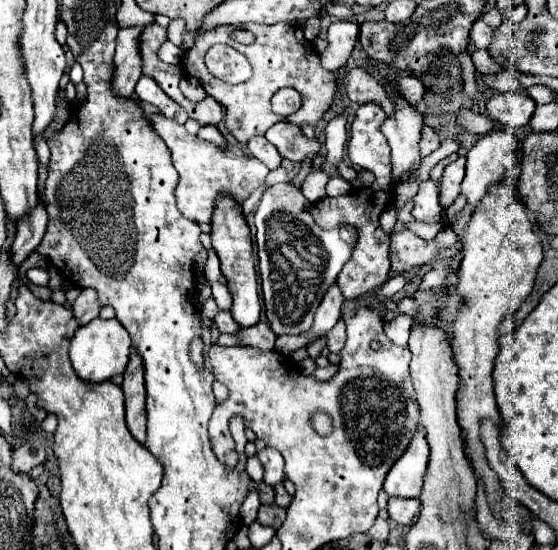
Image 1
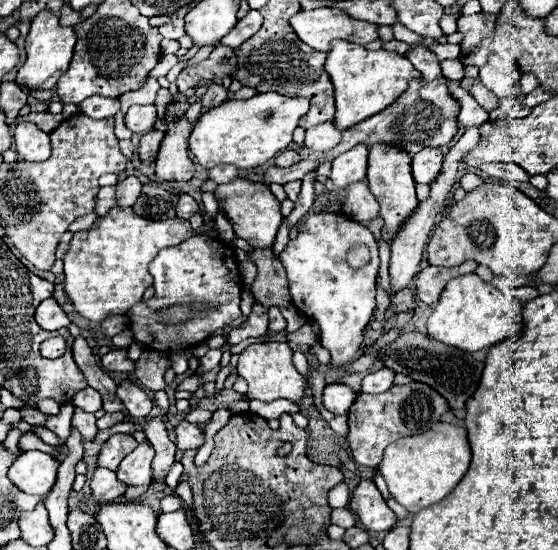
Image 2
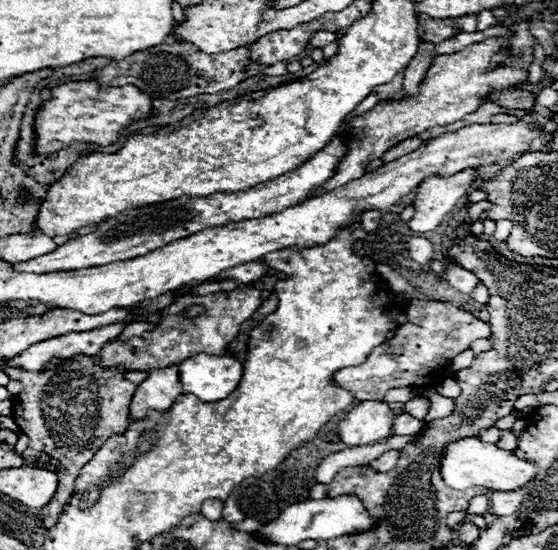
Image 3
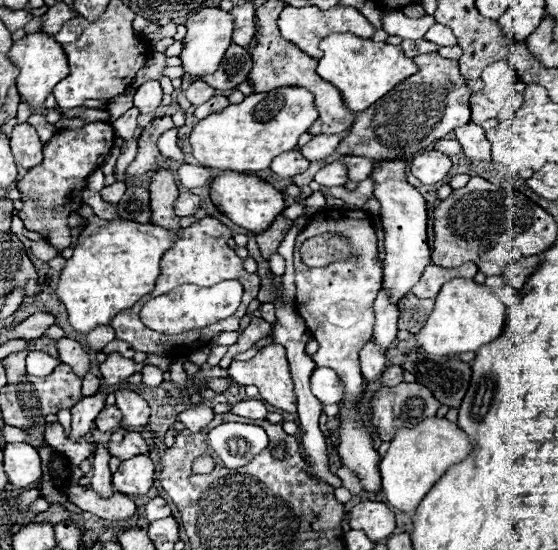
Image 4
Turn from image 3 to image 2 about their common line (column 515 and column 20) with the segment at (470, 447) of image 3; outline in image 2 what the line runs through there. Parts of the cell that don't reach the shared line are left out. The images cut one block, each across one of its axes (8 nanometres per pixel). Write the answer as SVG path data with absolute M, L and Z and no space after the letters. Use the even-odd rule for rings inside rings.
M40 450L22 452L8 468L8 478L26 494L46 496L56 482L60 462Z

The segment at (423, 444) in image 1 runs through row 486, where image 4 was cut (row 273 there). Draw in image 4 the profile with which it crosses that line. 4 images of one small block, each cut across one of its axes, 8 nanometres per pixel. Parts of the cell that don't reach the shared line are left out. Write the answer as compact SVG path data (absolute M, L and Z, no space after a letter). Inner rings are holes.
M374 160L370 178L374 182L374 196L380 202L380 220L384 230L386 260L382 286L390 292L392 302L398 302L410 292L410 288L420 280L424 268L430 264L430 250L426 244L426 200L414 186L406 182L404 160Z

